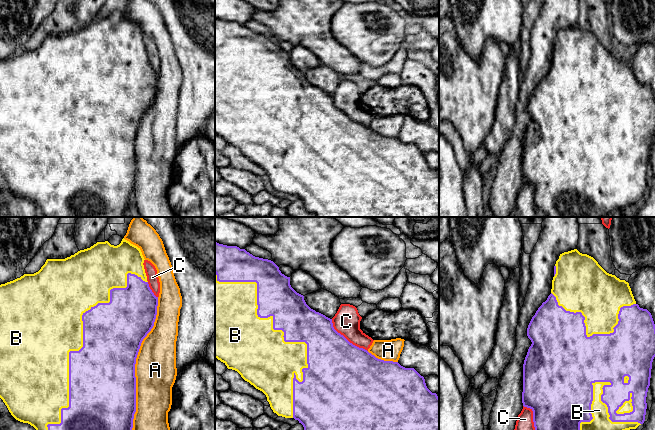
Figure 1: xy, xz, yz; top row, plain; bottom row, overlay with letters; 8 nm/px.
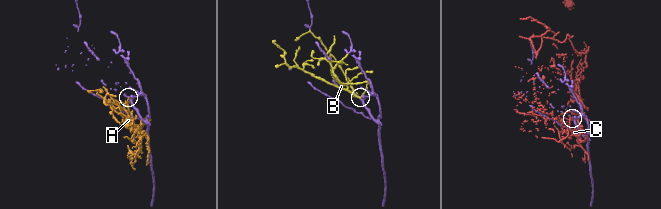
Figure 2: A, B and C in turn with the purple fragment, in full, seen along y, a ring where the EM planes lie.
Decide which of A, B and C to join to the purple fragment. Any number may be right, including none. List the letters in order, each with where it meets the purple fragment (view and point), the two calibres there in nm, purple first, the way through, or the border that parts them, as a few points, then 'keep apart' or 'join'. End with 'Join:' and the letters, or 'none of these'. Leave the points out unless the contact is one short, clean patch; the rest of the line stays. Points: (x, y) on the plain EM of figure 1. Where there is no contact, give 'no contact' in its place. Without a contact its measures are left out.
A: meets purple in xy at (135, 139); 480 nm thick on the purple side, 340 nm on the other; keep apart
B: meets purple in xz at (284, 110); 300 nm thick on the purple side, 440 nm on the other; join
C: meets purple in xz at (345, 114); 460 nm thick on the purple side, 220 nm on the other; keep apart
Join: B

